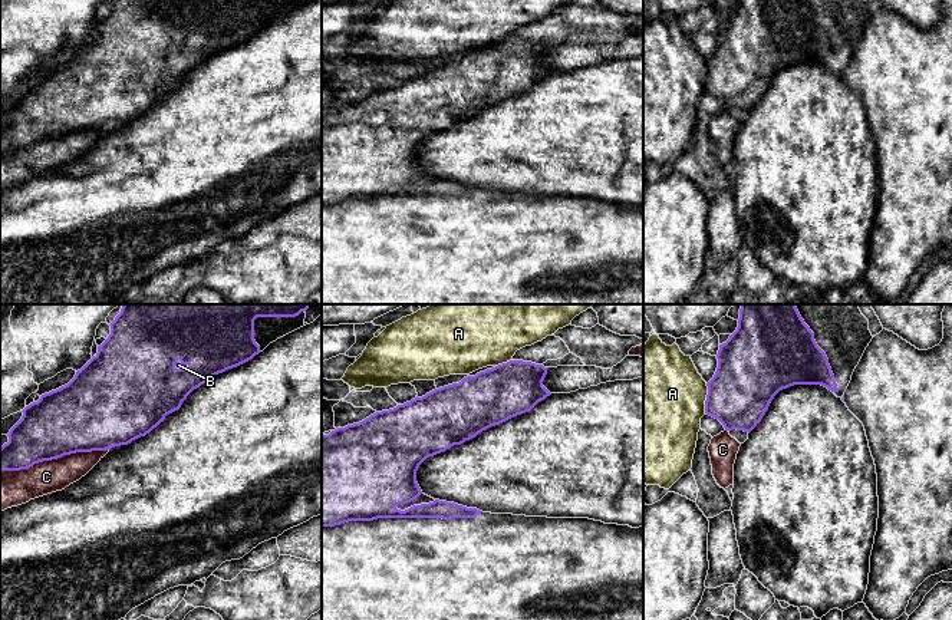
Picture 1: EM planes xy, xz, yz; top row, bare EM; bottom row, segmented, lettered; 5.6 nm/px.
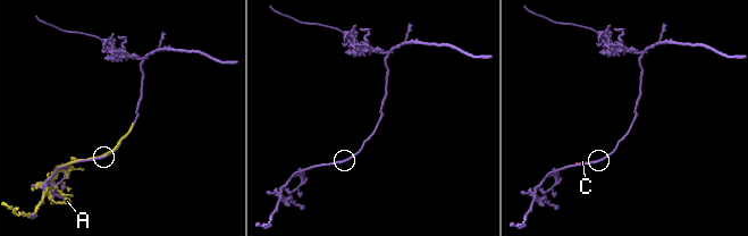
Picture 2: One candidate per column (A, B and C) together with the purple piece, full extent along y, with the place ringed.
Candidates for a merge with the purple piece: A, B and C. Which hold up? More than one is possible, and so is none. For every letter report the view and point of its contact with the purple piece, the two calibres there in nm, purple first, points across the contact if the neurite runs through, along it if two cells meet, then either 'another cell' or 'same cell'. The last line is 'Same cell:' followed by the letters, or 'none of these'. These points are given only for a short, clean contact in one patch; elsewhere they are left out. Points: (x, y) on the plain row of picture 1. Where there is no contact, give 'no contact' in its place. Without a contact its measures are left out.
A: yz (707, 76) | 360/480 nm | another cell
B: xy (183, 46) | 420/40 nm | across xy (141, 62), (162, 46), (183, 46), (178, 43) | same cell
C: xy (53, 137) | 380/190 nm | another cell
Same cell: B

